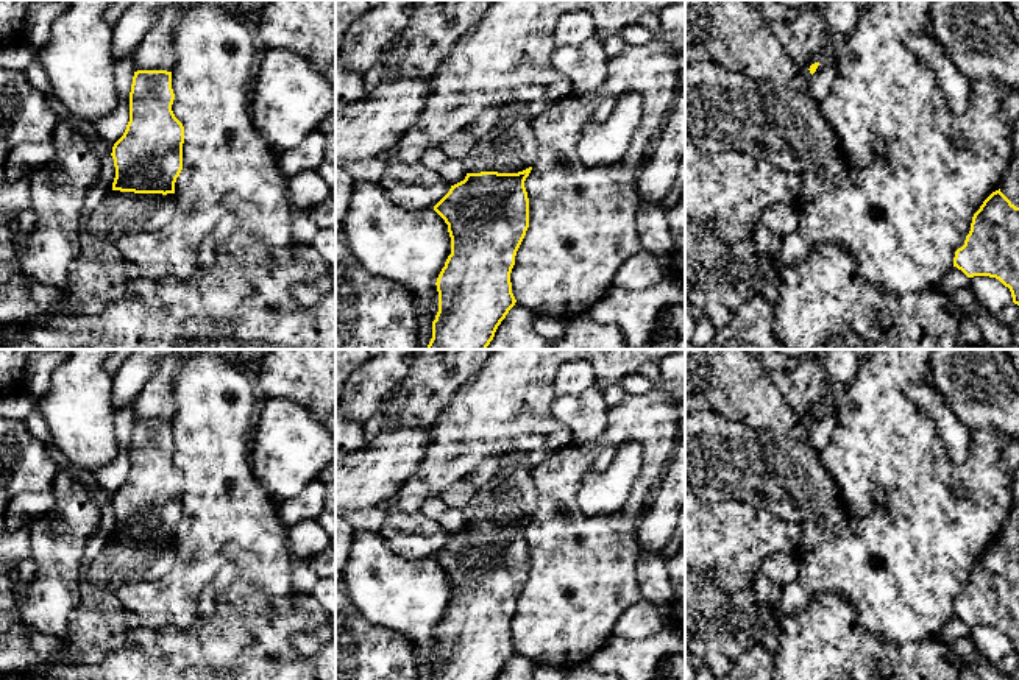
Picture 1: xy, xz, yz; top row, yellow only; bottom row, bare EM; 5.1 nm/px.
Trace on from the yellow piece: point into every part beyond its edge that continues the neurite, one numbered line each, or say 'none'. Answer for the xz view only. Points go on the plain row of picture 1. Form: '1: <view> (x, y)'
1: xz (509, 496)

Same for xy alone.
1: xy (120, 563)

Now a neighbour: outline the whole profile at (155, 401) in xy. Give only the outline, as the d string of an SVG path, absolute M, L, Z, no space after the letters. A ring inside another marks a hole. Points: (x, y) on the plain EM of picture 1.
M175 351L167 356L140 393L133 401L134 420L172 421L176 412L173 382L186 362L187 352Z

